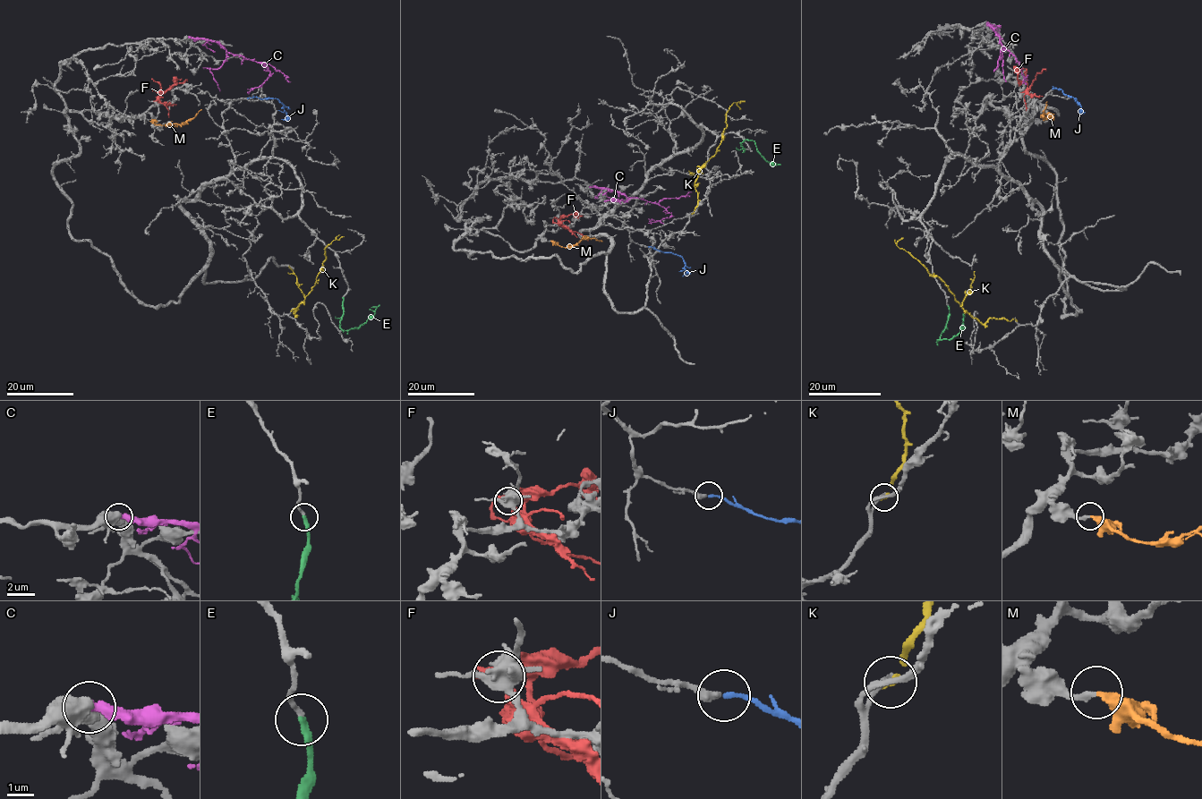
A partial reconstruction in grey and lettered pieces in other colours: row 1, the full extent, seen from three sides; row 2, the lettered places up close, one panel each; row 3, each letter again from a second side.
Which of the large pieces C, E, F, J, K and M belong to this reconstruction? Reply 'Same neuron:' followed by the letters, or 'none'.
Same neuron: E, J, M

